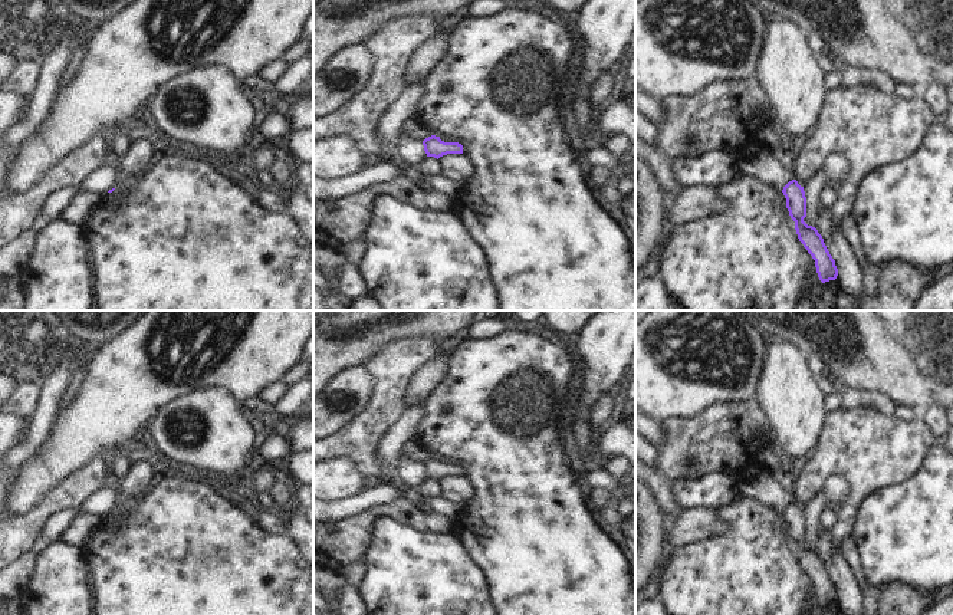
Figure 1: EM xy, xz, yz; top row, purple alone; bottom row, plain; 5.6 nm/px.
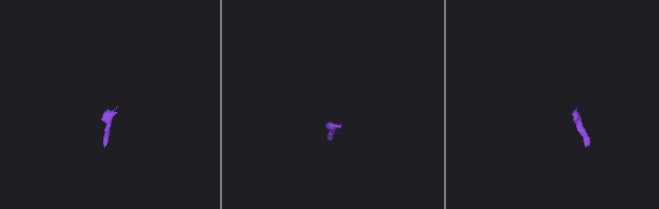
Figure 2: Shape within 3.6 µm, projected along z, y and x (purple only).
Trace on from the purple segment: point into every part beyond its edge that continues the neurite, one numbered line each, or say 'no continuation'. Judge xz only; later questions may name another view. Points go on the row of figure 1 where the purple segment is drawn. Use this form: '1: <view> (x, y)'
no continuation

